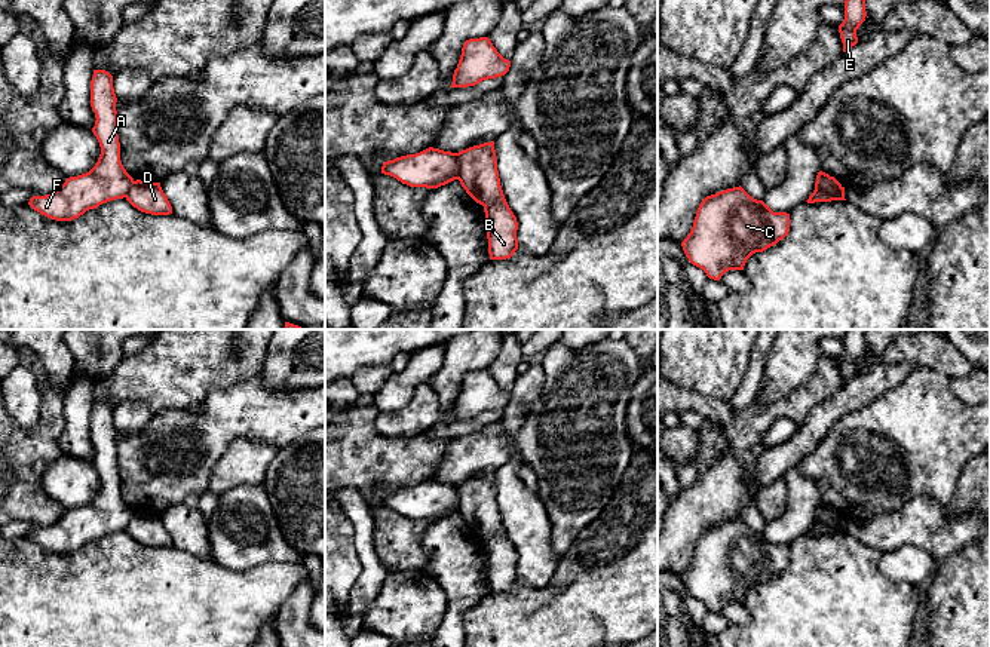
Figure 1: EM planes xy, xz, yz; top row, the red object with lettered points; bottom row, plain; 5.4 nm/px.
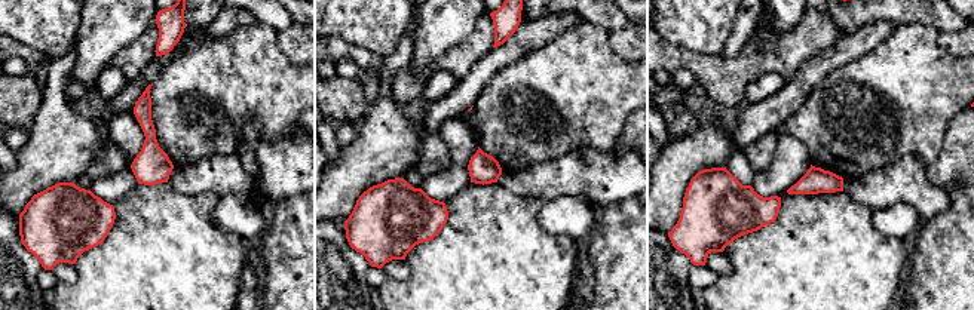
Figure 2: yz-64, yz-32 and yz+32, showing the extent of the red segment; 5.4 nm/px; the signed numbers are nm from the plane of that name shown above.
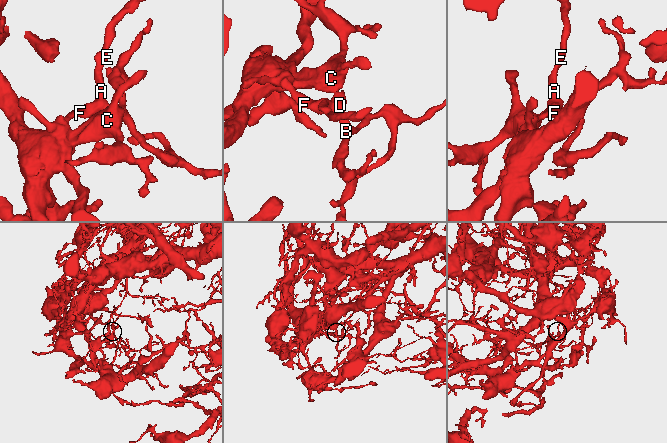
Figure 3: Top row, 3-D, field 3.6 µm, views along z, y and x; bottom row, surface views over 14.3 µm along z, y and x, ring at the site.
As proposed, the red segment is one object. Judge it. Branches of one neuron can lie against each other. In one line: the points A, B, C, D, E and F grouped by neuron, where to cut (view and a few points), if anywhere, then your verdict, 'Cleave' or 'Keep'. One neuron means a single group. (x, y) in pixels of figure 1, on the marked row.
Groups: A E F / B C D. Split along xz (456, 153), (459, 178). Cleave

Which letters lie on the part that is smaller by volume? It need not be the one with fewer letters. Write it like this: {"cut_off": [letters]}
{"cut_off": ["B", "C", "D"]}

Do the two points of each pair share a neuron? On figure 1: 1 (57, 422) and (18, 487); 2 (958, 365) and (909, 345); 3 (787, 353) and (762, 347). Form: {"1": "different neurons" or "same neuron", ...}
{"1": "same neuron", "2": "same neuron", "3": "different neurons"}

